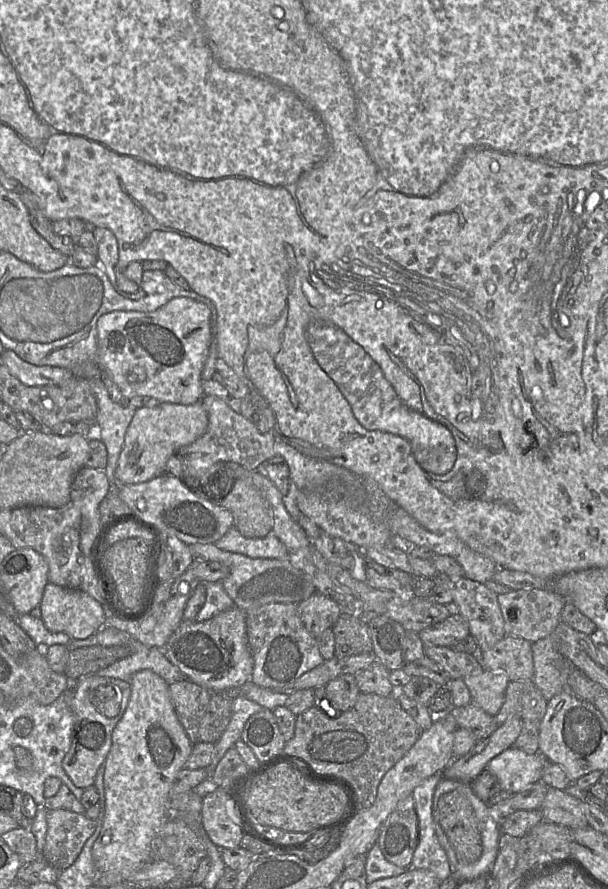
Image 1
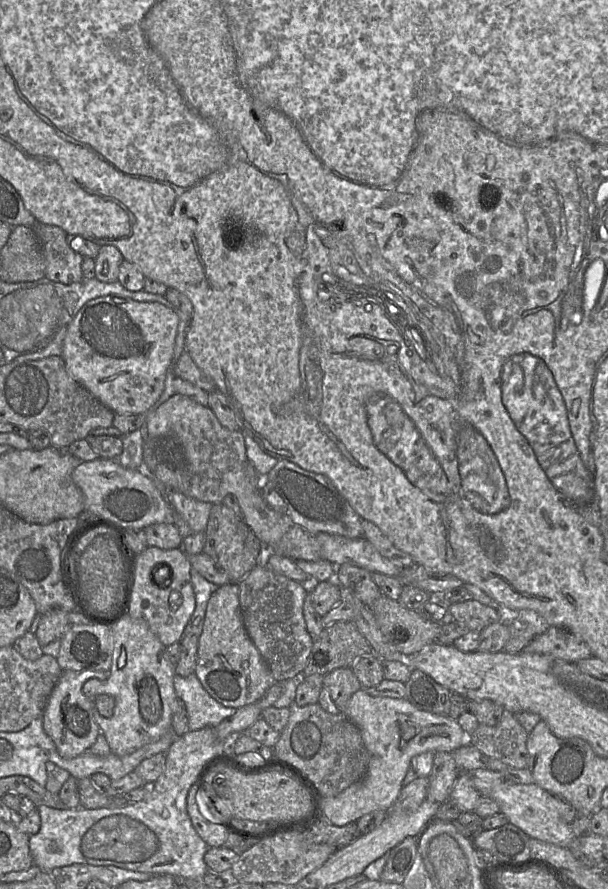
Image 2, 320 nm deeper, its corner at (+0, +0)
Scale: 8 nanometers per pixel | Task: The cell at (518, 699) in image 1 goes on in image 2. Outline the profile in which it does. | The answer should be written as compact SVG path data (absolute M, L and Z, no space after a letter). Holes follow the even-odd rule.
M504 710L497 724L479 724L476 730L467 736L467 742L482 754L495 758L511 768L524 769L529 761L526 747L528 736L529 733L516 719L515 714Z

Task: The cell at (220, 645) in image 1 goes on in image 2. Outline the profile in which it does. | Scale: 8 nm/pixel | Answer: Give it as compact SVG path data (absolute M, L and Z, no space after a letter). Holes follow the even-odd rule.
M238 583L219 586L208 600L203 629L198 638L194 674L214 700L224 707L235 709L257 702L275 683L269 667L244 627Z

